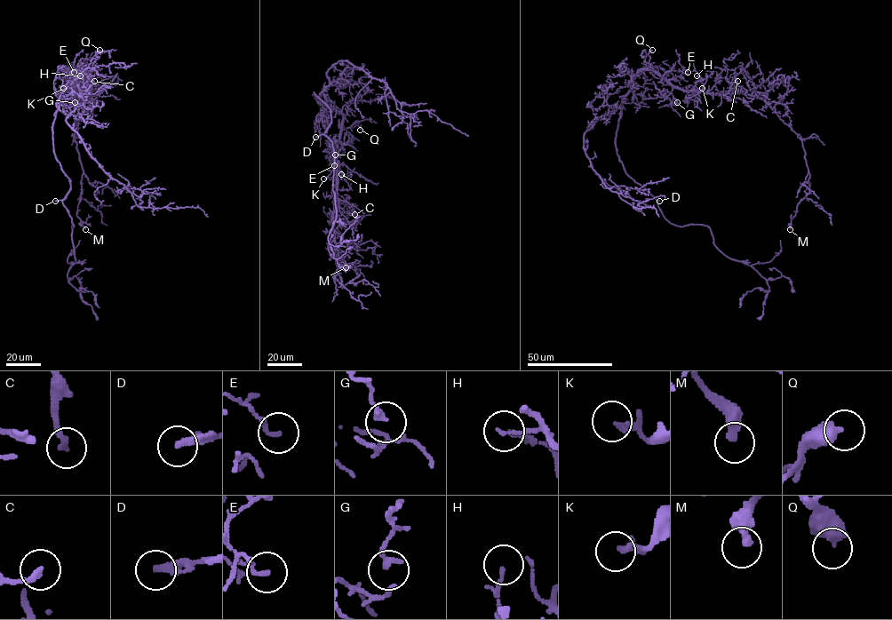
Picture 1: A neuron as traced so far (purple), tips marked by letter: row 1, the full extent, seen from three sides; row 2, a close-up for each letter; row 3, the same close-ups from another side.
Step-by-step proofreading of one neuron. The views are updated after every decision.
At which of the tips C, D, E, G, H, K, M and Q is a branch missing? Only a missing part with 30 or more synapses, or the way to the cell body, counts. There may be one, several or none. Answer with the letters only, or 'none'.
D

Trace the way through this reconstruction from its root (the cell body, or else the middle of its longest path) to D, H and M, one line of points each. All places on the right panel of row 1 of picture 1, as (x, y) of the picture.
D: (625, 99), (617, 126), (617, 154), (625, 172), (659, 201)
H: (625, 99), (633, 79), (642, 70), (657, 71), (668, 83), (687, 91), (691, 91), (700, 80), (696, 75)
M: (625, 99), (642, 70), (657, 71), (685, 90), (761, 98), (801, 139), (809, 175), (809, 191), (790, 229)

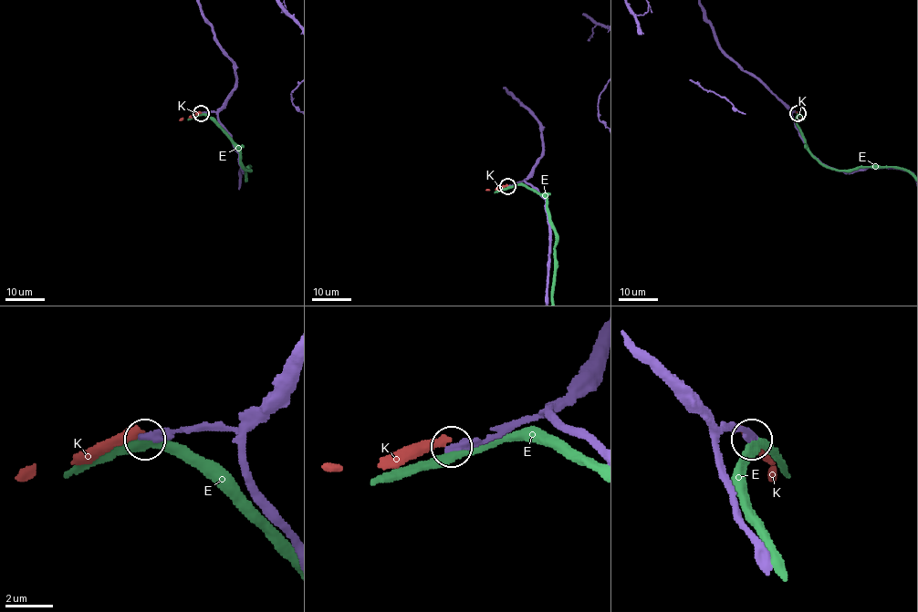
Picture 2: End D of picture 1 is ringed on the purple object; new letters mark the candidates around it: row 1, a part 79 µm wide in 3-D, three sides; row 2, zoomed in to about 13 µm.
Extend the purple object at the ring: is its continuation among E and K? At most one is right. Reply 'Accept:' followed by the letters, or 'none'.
Accept: none

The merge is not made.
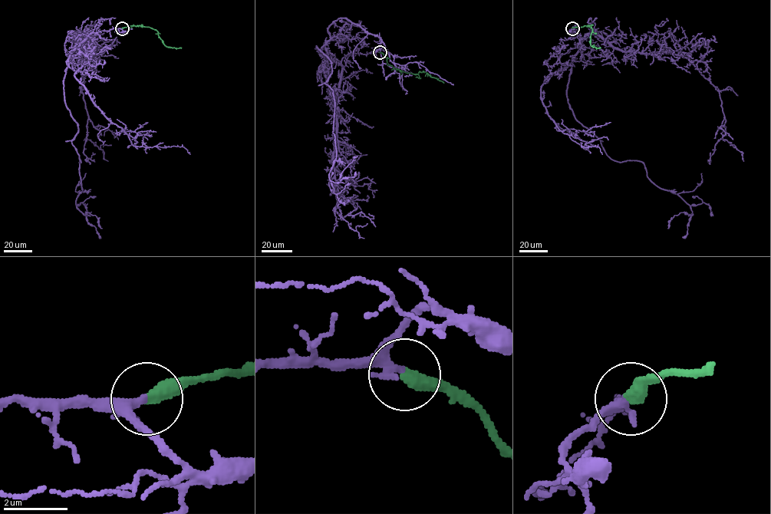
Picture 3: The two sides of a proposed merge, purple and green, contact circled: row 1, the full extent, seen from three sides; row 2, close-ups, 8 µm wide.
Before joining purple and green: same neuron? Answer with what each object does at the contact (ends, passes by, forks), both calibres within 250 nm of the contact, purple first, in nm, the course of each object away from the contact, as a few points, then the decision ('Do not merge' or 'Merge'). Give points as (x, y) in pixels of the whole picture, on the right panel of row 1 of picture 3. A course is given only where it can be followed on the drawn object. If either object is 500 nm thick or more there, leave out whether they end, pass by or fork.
At the ring purple passes by. At the ring green ends. Thickness 220 nm (purple) against 440 nm. Course of purple: (571, 28), (582, 38), (569, 107), (611, 159), (640, 161), (689, 205), (667, 228). Course of green: (572, 28), (591, 27), (591, 45), (601, 47). Merge

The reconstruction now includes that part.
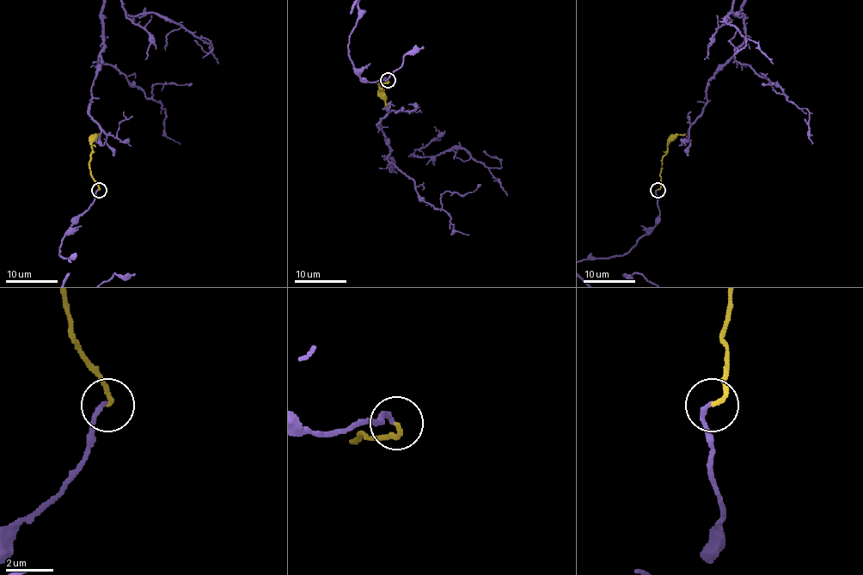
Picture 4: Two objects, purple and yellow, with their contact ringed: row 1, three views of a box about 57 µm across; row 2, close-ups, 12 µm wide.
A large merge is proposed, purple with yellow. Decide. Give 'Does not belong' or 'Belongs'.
Belongs

